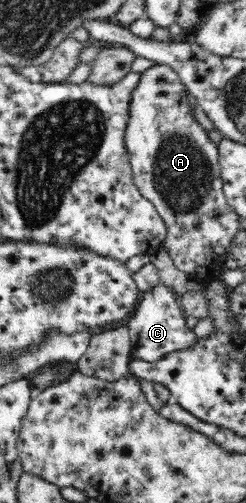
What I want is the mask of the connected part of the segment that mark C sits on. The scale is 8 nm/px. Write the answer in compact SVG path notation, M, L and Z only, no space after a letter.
M163 285L142 293L133 315L127 321L130 331L132 356L143 361L155 363L173 351L191 348L198 337L185 324L185 315L179 306L178 295Z

